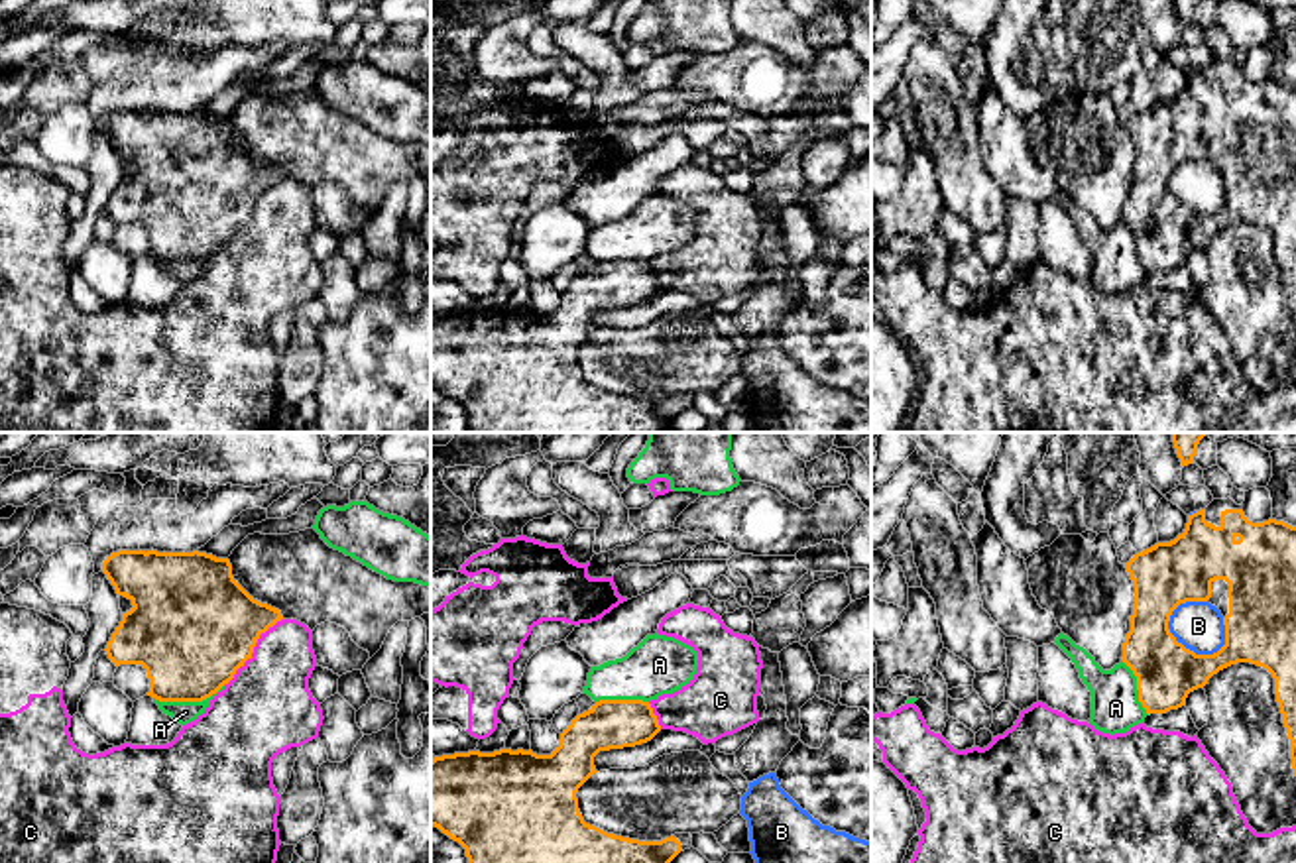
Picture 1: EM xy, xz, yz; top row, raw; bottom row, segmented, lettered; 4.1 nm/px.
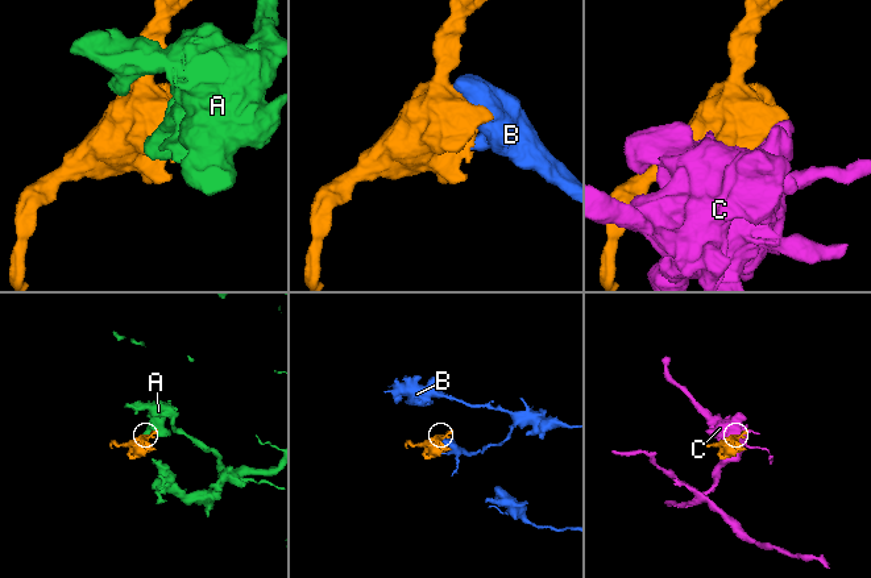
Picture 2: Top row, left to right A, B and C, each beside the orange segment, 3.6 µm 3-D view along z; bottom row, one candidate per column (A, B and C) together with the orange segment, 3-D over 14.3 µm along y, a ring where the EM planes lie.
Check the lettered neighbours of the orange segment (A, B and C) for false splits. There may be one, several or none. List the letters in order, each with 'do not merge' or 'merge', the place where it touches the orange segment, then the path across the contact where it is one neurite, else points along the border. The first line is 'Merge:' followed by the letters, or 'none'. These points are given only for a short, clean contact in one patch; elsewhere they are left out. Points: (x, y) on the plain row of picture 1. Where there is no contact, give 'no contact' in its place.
Merge: none
A: do not merge | xy (189, 260) | along xy (225, 242), (201, 260), (154, 258)
B: do not merge | yz (1188, 209)
C: do not merge | xy (252, 209)

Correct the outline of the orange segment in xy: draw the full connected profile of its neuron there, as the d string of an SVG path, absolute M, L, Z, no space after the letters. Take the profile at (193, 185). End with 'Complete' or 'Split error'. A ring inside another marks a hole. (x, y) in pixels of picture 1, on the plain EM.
M118 110L106 116L102 132L118 157L124 155L134 165L122 173L122 181L104 210L116 226L142 224L149 238L147 256L159 261L203 261L210 258L252 218L260 195L283 179L279 169L254 159L234 140L228 118L206 112Z. Complete

